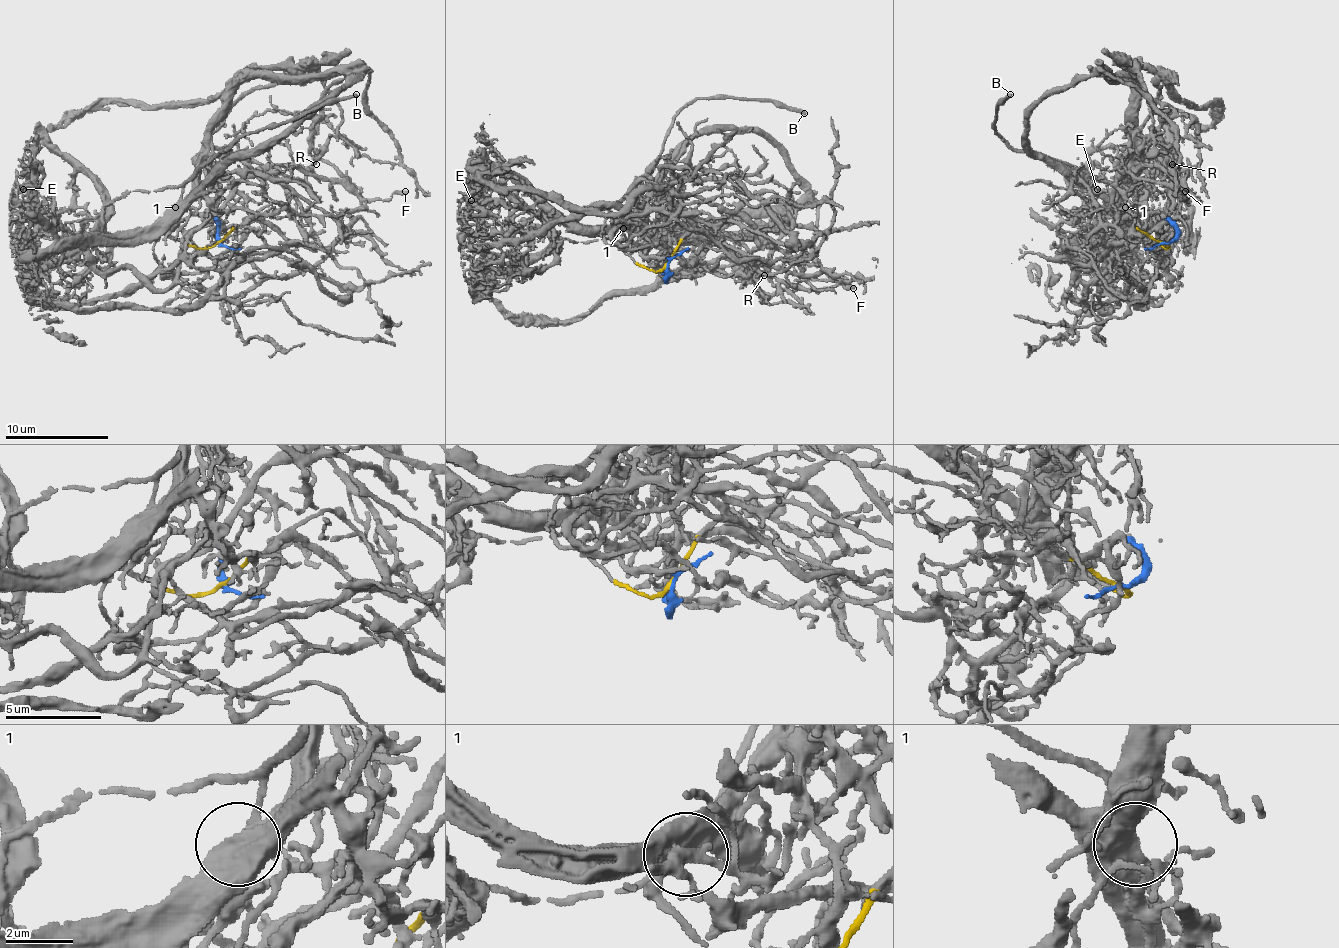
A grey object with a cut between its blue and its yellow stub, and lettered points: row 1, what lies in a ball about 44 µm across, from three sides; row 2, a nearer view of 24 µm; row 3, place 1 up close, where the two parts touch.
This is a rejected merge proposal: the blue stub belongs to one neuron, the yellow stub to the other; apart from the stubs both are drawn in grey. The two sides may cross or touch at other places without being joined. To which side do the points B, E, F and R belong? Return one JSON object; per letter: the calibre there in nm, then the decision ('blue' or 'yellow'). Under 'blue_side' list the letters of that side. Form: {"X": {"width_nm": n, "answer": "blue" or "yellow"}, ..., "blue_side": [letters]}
{"B": {"width_nm": 280, "answer": "yellow"}, "E": {"width_nm": 200, "answer": "blue"}, "F": {"width_nm": 240, "answer": "blue"}, "R": {"width_nm": 170, "answer": "blue"}, "blue_side": ["E", "F", "R"]}

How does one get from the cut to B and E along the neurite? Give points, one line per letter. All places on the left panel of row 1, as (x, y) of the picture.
B: (217, 243), (194, 248), (168, 233), (168, 220), (186, 184), (215, 155), (251, 132), (279, 127), (356, 93)
E: (217, 243), (217, 220), (222, 225), (189, 215), (39, 253), (29, 222), (37, 173), (24, 189)

